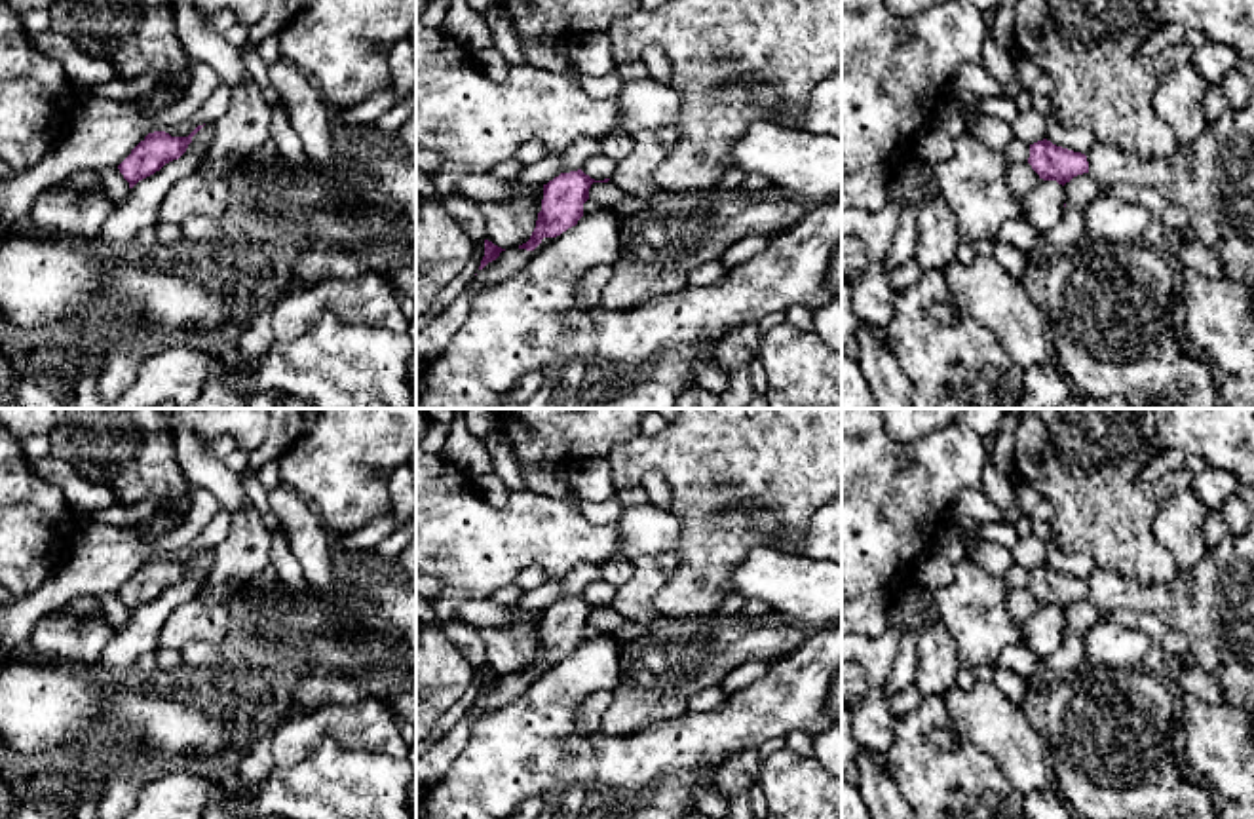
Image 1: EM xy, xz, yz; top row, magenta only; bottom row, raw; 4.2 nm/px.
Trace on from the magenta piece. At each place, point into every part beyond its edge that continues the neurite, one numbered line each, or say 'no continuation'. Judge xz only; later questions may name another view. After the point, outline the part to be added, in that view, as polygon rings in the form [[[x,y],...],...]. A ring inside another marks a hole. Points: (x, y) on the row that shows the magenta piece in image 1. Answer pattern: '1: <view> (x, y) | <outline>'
no continuation

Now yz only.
no continuation

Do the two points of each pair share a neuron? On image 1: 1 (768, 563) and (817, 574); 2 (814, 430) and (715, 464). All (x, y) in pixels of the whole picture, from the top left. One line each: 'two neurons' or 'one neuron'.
1: one neuron
2: one neuron

